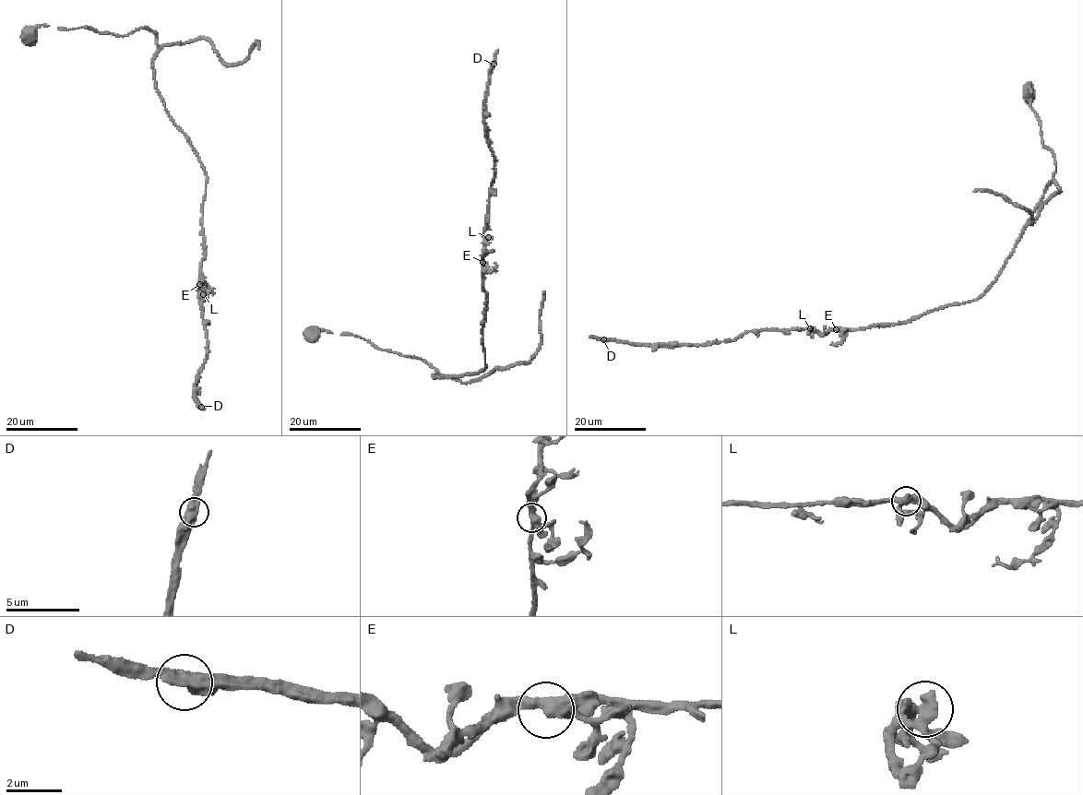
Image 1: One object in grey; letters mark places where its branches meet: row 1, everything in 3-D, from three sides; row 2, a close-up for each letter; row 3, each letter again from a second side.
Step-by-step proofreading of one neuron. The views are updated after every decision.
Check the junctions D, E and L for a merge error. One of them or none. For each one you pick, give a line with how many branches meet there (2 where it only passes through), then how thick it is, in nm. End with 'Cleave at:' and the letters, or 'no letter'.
D: 2 branches meet; 500 nm thick
Cleave at: D

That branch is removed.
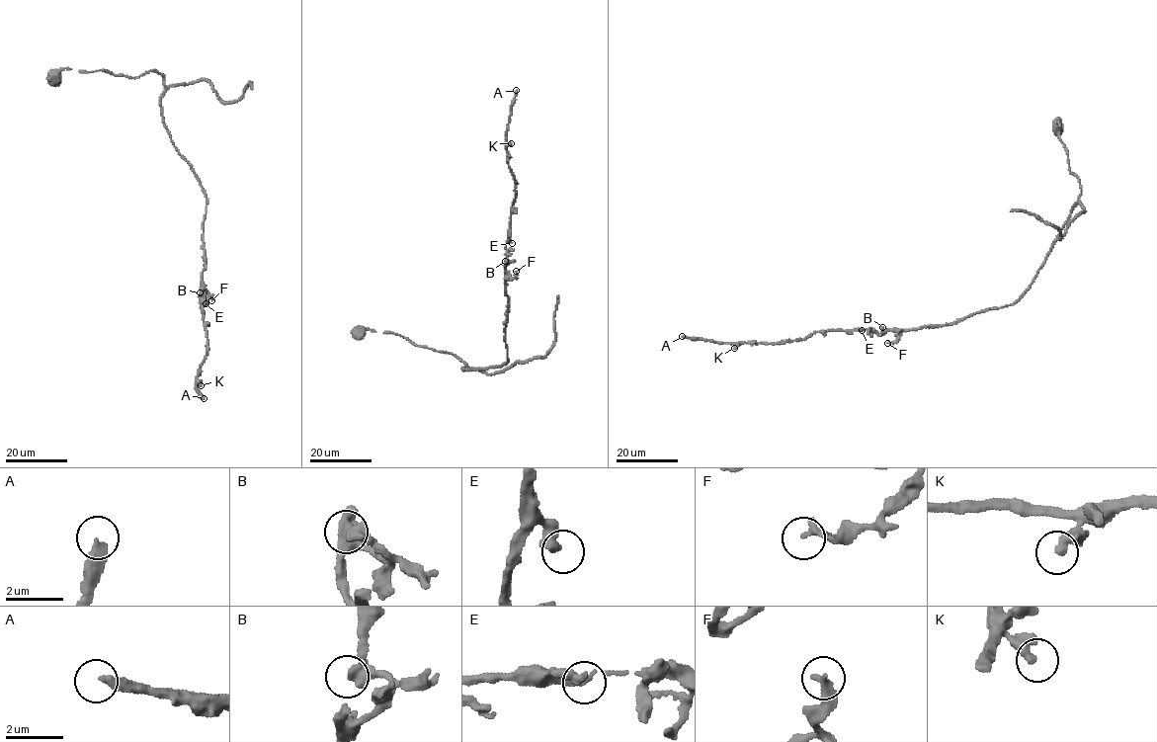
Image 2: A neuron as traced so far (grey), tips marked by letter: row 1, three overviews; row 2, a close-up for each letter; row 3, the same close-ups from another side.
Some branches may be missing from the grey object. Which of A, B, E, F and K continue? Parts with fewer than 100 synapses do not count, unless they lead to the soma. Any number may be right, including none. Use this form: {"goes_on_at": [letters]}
{"goes_on_at": ["A"]}

